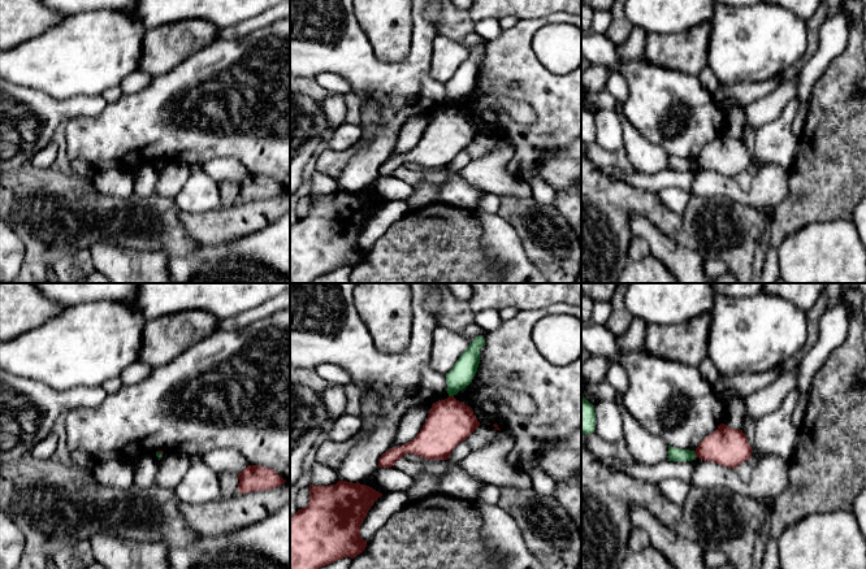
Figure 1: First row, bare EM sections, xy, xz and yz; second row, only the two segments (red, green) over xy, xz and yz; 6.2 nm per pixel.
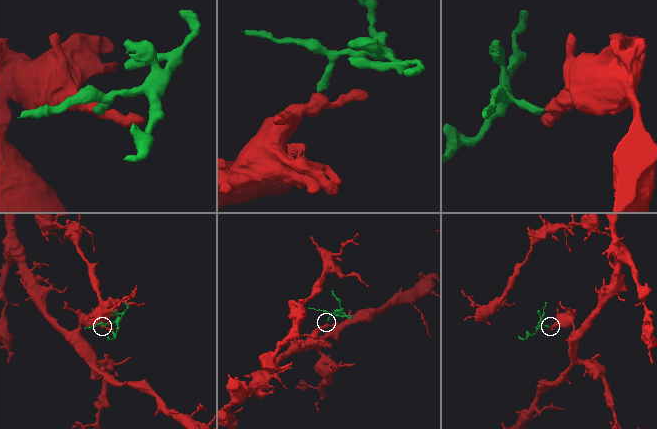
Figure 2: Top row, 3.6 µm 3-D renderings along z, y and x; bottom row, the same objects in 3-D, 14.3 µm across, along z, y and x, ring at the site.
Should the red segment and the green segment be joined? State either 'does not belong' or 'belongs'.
does not belong

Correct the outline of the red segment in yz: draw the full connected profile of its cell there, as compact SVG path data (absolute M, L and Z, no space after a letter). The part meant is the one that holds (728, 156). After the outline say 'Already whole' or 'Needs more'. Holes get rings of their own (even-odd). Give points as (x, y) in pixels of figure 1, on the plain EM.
M720 133L696 157L696 166L736 178L750 168L753 161L742 139L735 139Z. Already whole

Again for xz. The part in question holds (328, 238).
M359 191L309 194L308 214L290 225L290 283L312 283L337 269L360 264L367 256L367 249L360 246L360 235L373 212L381 205L381 201Z. Already whole

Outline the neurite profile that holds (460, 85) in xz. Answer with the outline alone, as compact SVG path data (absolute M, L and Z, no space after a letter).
M476 45L453 78L446 82L449 105L456 104L472 91L480 73L480 58L482 55L485 55L485 47Z

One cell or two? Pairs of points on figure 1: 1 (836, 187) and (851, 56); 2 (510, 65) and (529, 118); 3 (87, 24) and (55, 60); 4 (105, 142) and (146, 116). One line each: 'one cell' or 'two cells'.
1: one cell
2: two cells
3: one cell
4: one cell

